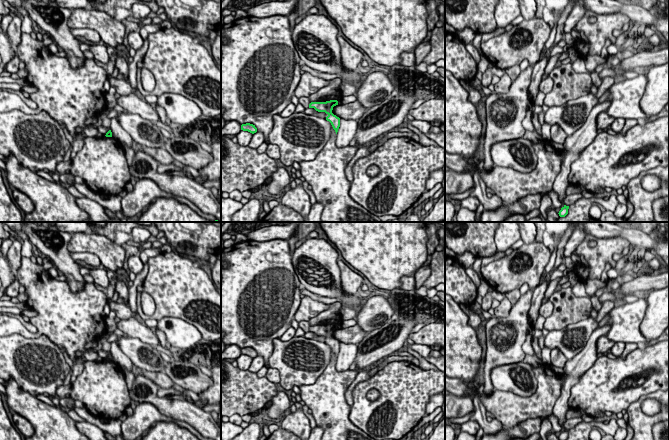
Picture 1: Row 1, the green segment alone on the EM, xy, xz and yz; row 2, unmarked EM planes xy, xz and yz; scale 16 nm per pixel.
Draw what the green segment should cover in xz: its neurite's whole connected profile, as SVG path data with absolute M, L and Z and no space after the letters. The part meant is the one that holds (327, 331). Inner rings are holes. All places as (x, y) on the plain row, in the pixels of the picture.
M330 324L326 326L311 326L309 328L309 332L314 332L318 336L325 336L328 339L326 344L331 347L337 358L340 351L340 342L332 337L333 331L336 329L338 329L337 324Z

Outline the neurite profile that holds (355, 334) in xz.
M357 324L353 327L336 329L333 331L332 337L340 343L361 342L368 333L364 332Z

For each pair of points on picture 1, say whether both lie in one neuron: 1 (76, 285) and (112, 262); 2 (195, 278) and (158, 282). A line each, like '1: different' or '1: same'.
1: different
2: same

